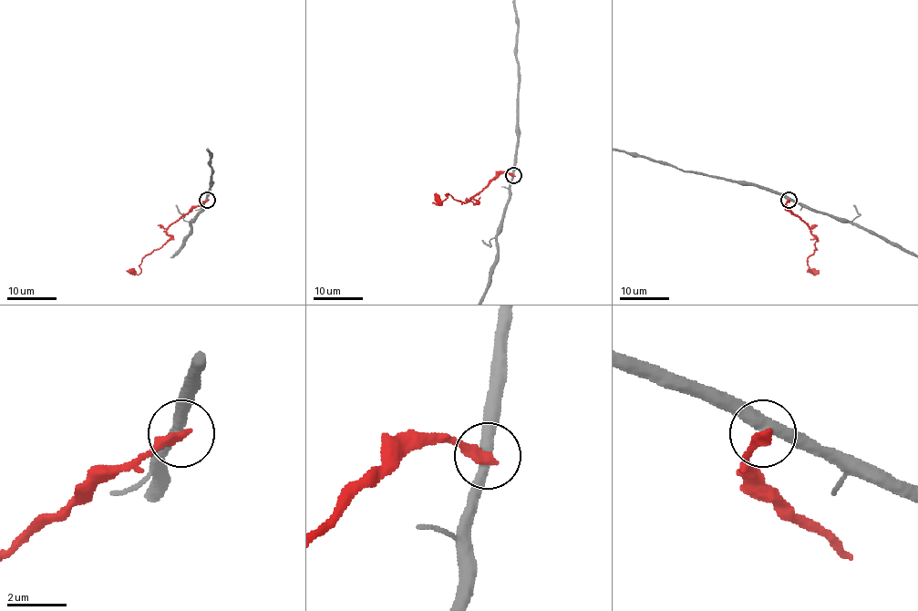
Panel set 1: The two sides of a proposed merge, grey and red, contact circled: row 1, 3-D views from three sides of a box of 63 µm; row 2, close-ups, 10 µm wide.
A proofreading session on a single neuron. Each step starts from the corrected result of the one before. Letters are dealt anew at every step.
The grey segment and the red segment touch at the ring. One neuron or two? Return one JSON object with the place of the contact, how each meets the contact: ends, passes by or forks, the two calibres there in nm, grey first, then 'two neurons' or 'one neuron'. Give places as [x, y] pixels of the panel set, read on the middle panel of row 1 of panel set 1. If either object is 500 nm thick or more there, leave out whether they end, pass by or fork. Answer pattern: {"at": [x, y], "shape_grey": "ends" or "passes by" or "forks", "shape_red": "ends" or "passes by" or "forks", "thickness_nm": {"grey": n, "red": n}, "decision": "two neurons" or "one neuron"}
{"at": [513, 175], "shape_grey": "passes by", "shape_red": "ends", "thickness_nm": {"grey": 380, "red": 360}, "decision": "two neurons"}

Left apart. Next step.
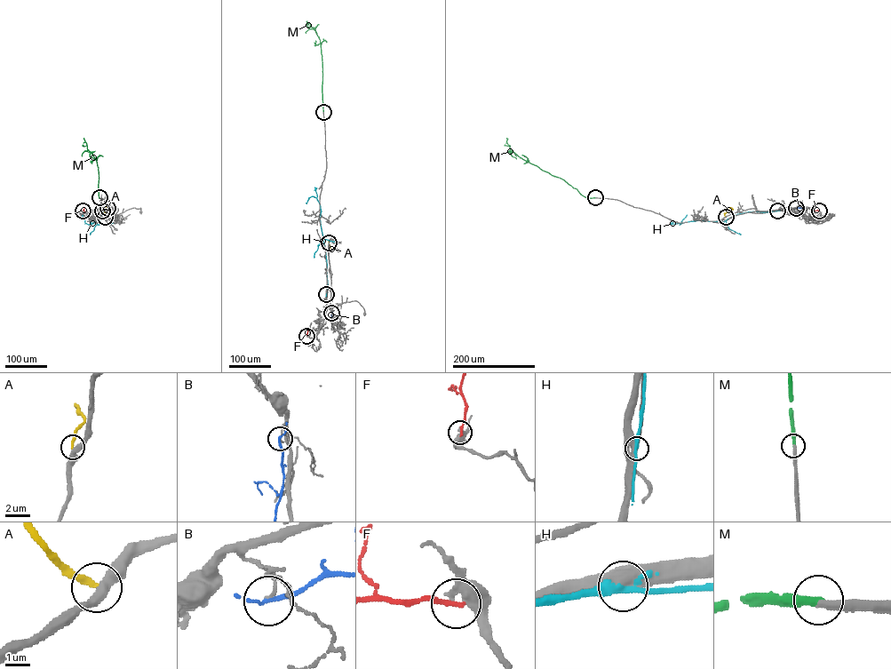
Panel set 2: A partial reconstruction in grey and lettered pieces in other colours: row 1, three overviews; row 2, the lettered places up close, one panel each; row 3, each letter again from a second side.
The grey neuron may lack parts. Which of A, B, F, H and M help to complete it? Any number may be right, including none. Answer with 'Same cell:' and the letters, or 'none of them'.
Same cell: M

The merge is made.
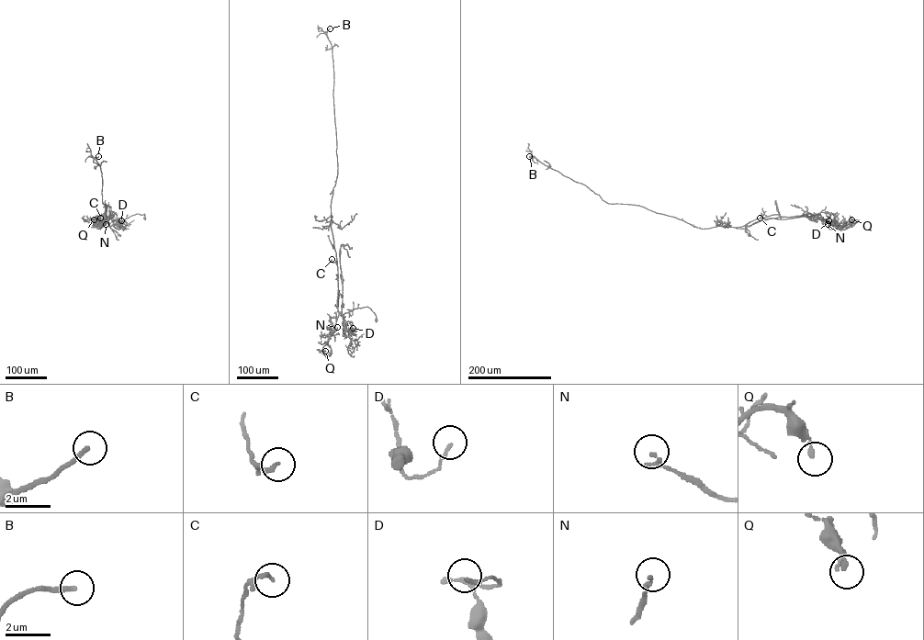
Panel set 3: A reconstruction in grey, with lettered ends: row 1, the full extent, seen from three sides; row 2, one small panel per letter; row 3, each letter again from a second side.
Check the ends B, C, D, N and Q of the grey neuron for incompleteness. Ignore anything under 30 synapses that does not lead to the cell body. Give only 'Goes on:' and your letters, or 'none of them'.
Goes on: B

